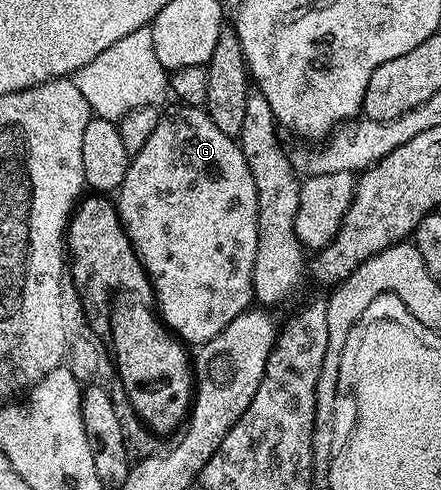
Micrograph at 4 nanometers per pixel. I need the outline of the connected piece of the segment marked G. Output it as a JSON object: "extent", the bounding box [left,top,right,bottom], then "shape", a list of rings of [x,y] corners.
{"extent":[115,105,257,345],"shape":[[[177,105],[174,111],[166,110],[162,114],[159,125],[155,125],[155,133],[151,133],[147,145],[143,145],[143,149],[139,149],[139,153],[130,158],[127,173],[115,192],[115,206],[127,237],[133,242],[133,252],[141,258],[145,274],[149,276],[149,282],[153,284],[156,306],[161,306],[160,318],[178,340],[184,341],[186,344],[193,343],[192,345],[211,341],[211,337],[215,337],[220,331],[227,329],[227,325],[231,325],[231,321],[235,321],[235,317],[250,310],[251,304],[254,302],[253,270],[255,269],[255,249],[257,248],[255,181],[251,178],[251,169],[247,165],[247,157],[243,157],[240,142],[234,136],[220,131],[205,110],[200,107]]]}

